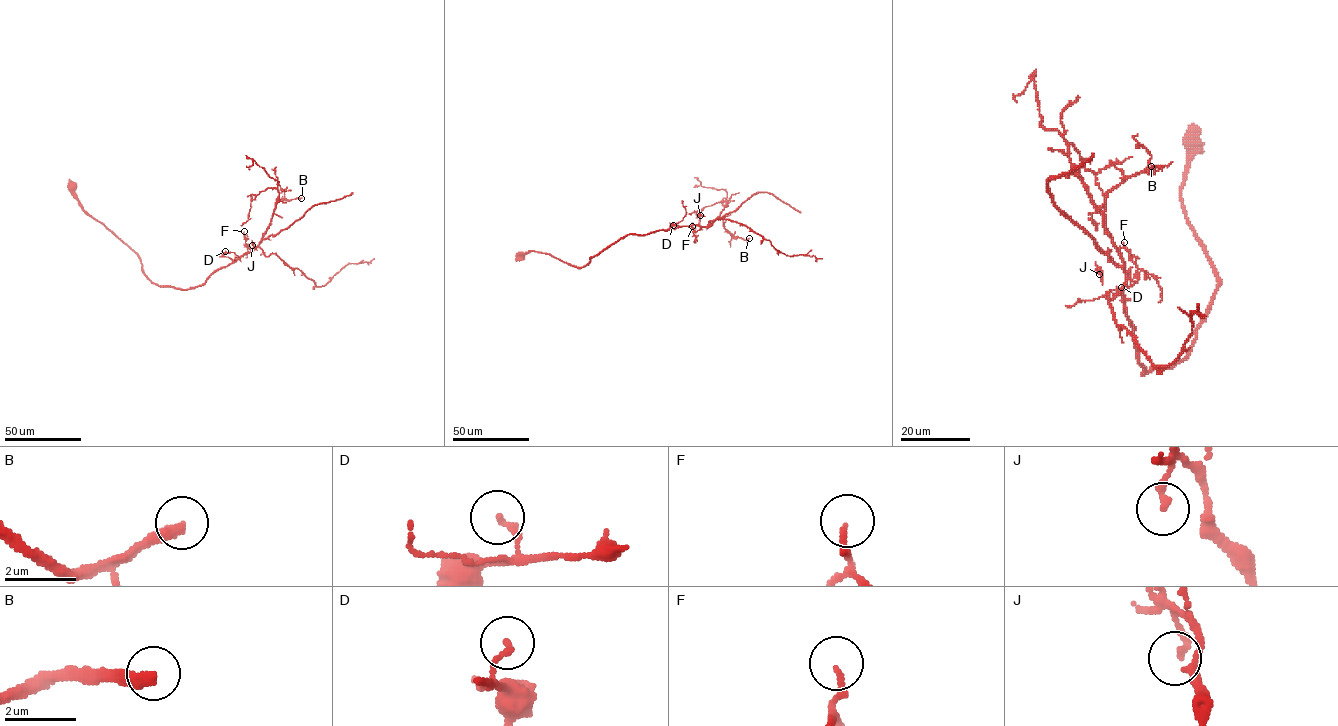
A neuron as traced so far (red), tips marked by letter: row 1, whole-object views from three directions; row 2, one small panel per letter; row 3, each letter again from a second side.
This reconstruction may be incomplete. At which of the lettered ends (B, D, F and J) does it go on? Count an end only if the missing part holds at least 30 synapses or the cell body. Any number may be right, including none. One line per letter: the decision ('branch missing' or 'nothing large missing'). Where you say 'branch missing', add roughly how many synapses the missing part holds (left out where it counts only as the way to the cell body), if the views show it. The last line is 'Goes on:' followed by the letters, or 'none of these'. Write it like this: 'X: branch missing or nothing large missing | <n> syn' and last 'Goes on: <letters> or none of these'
B: branch missing | 40 syn
D: nothing large missing
F: nothing large missing
J: nothing large missing
Goes on: B

